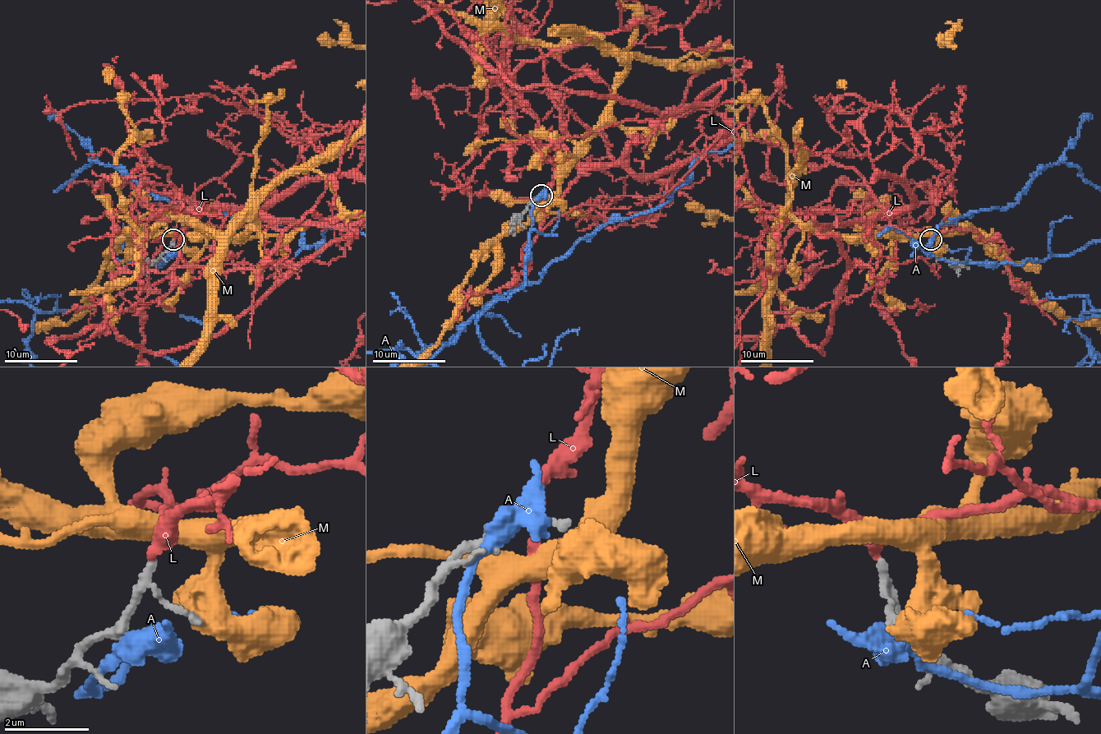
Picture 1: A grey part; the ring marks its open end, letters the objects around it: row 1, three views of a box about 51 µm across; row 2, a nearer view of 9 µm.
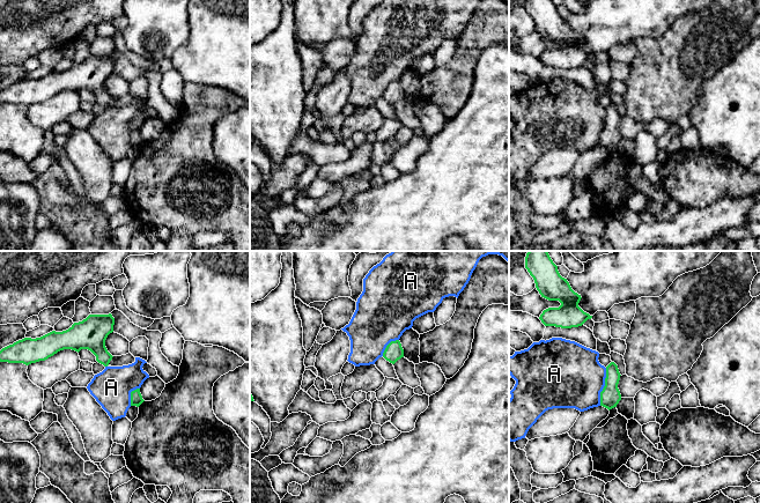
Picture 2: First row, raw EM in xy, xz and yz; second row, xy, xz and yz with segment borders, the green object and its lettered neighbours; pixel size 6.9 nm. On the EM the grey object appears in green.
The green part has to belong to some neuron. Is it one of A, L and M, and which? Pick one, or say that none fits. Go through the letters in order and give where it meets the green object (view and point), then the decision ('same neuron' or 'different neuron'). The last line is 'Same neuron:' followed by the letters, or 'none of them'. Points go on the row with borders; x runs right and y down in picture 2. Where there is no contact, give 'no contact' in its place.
A: yz (604, 386) | different neuron
L: no contact | same neuron
M: no contact | different neuron
Same neuron: L

